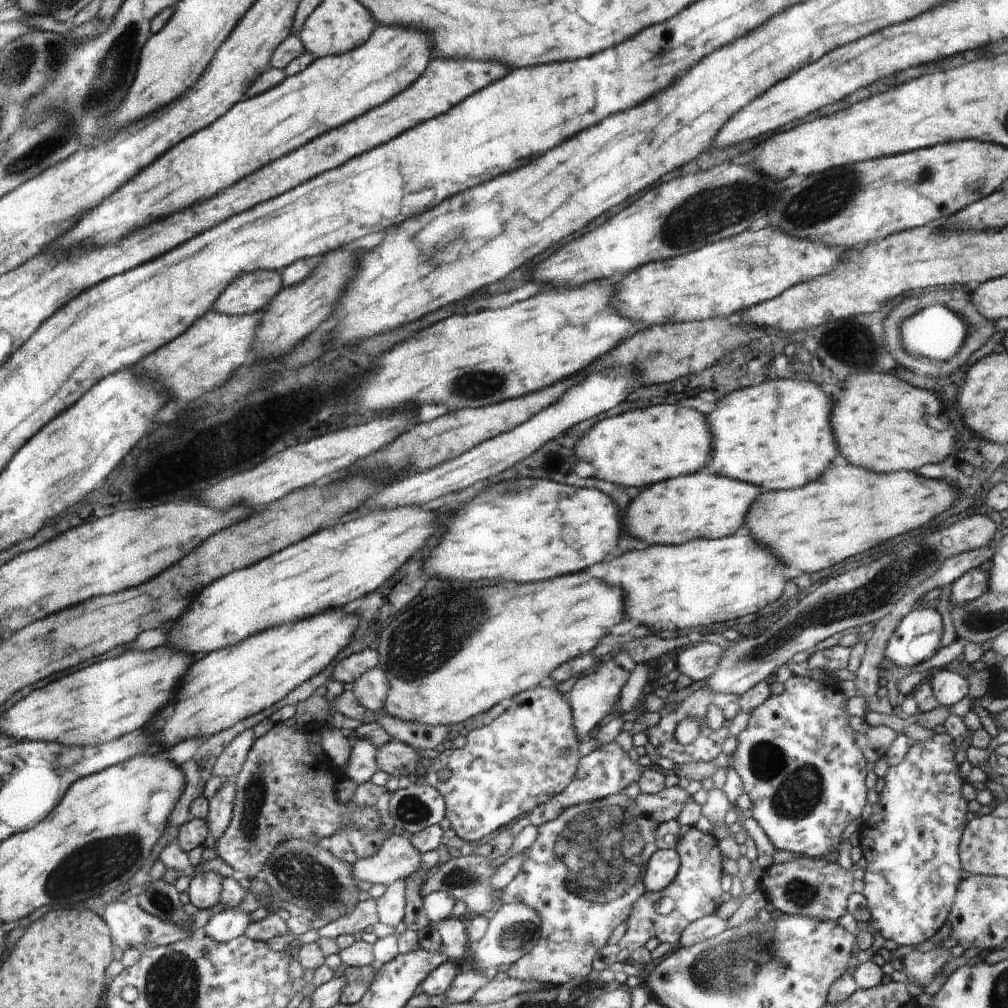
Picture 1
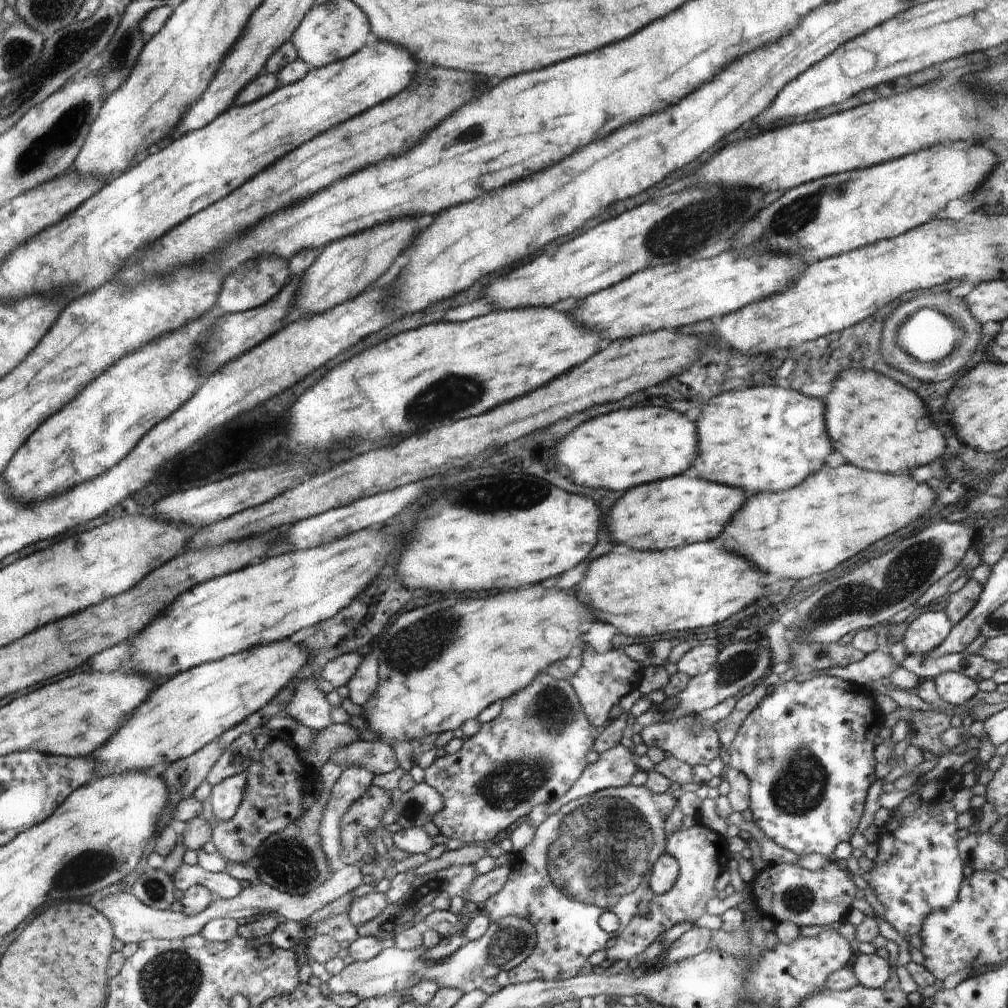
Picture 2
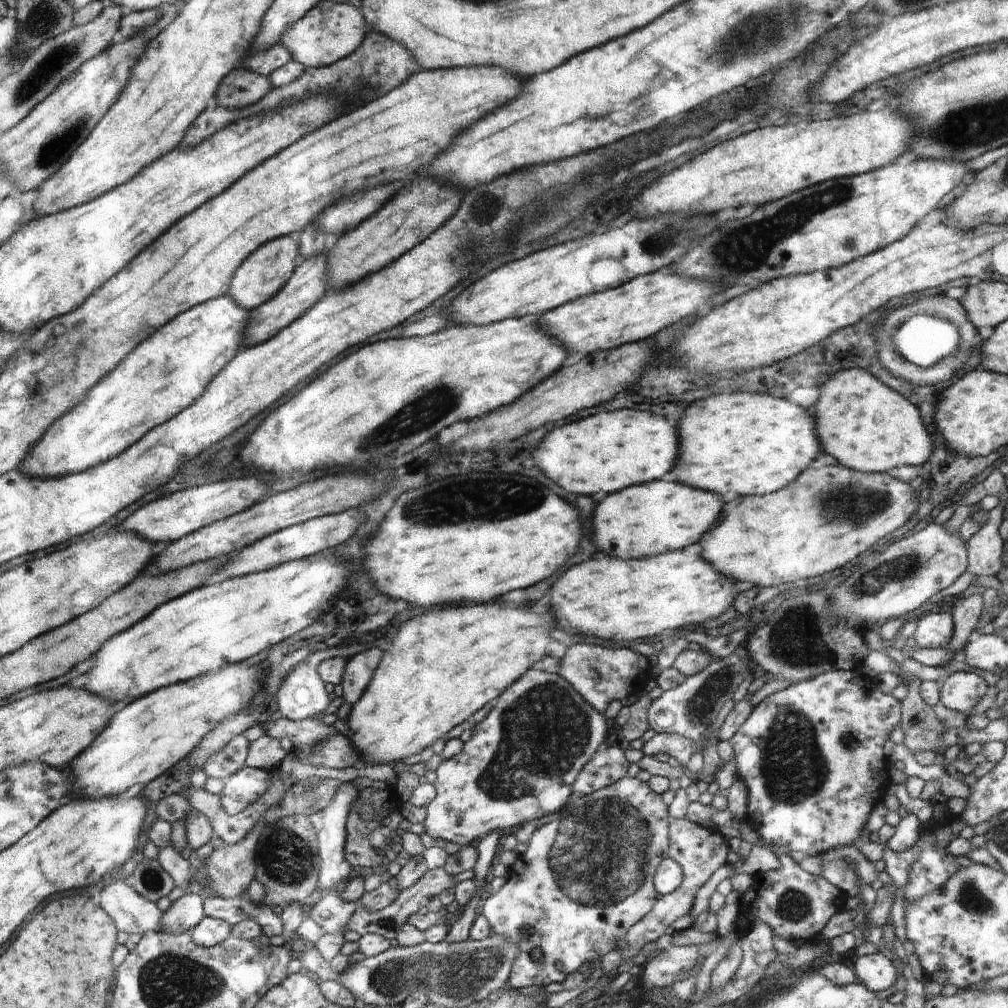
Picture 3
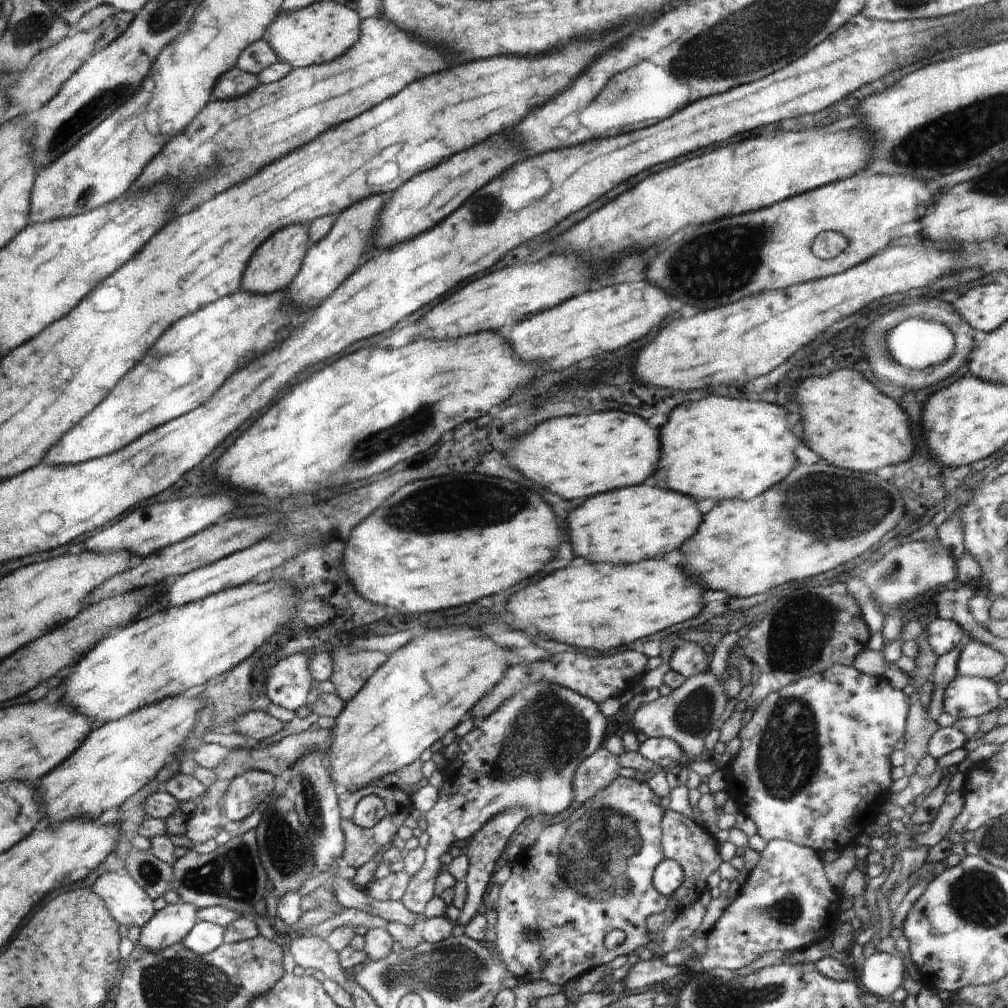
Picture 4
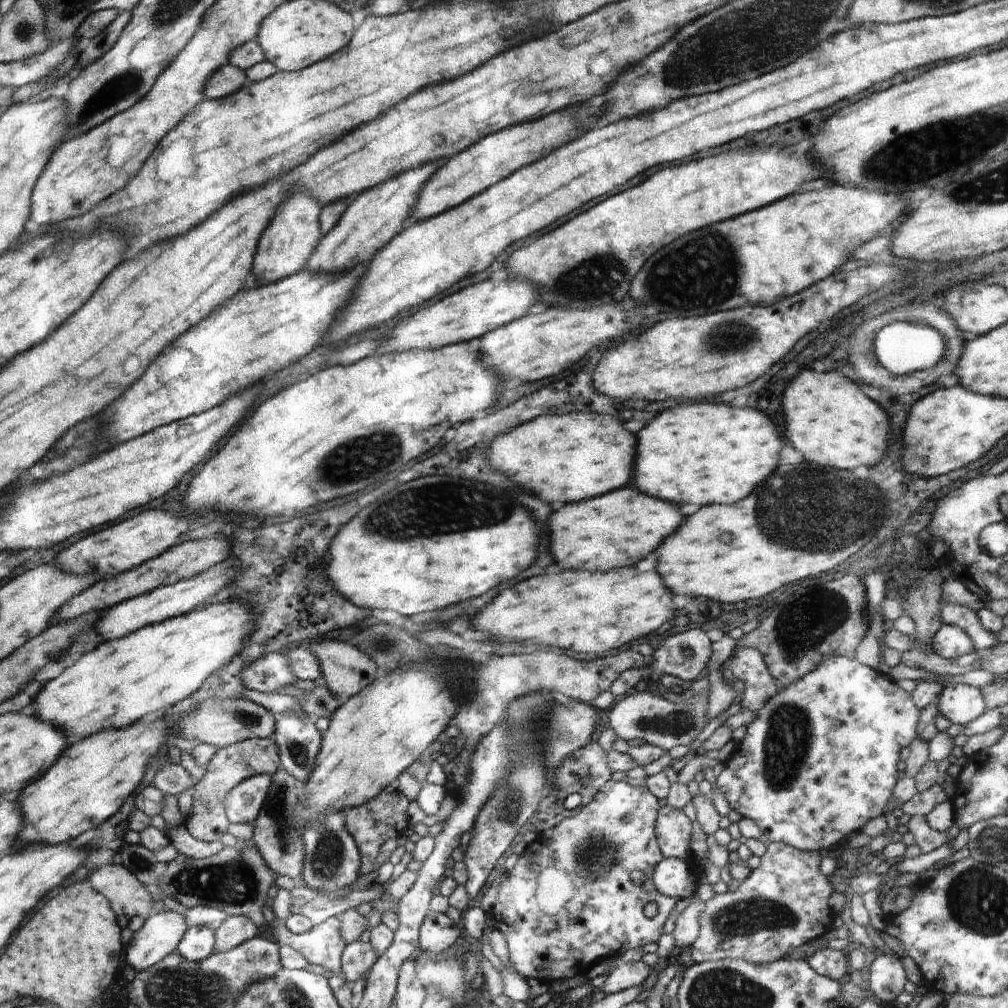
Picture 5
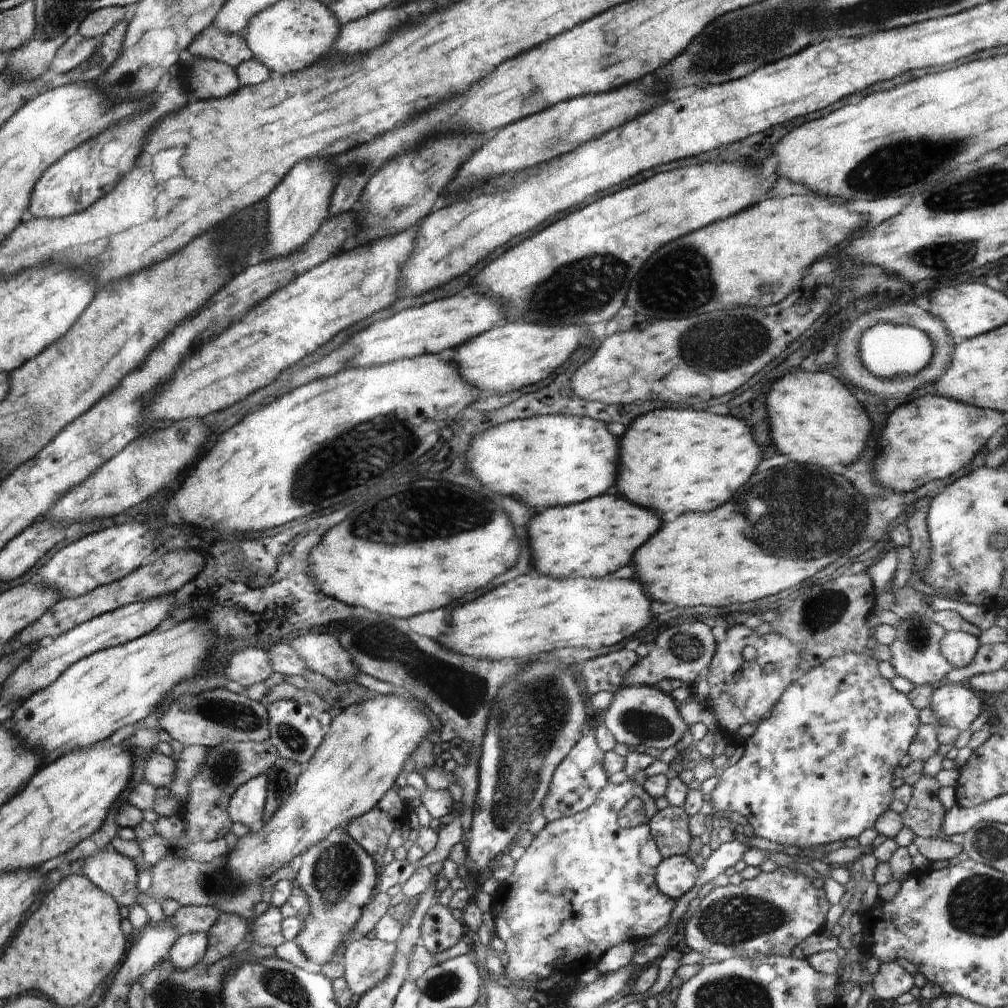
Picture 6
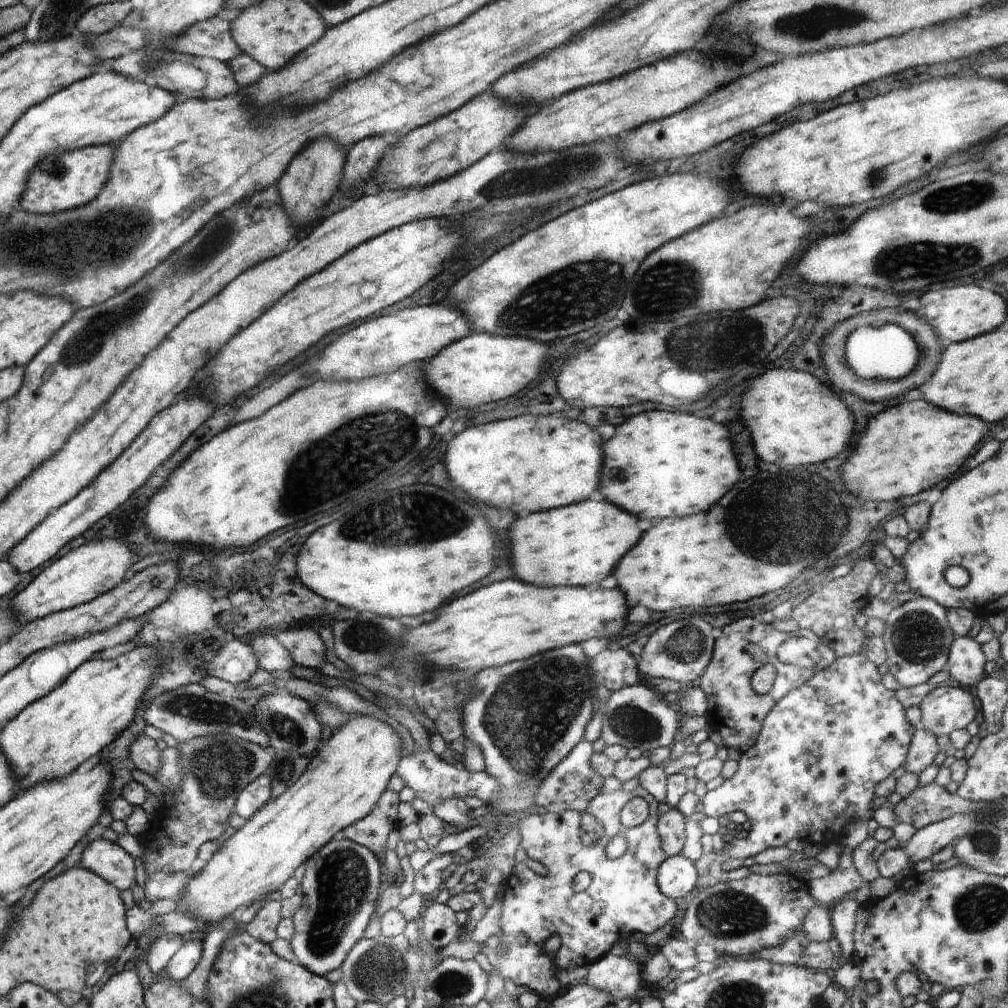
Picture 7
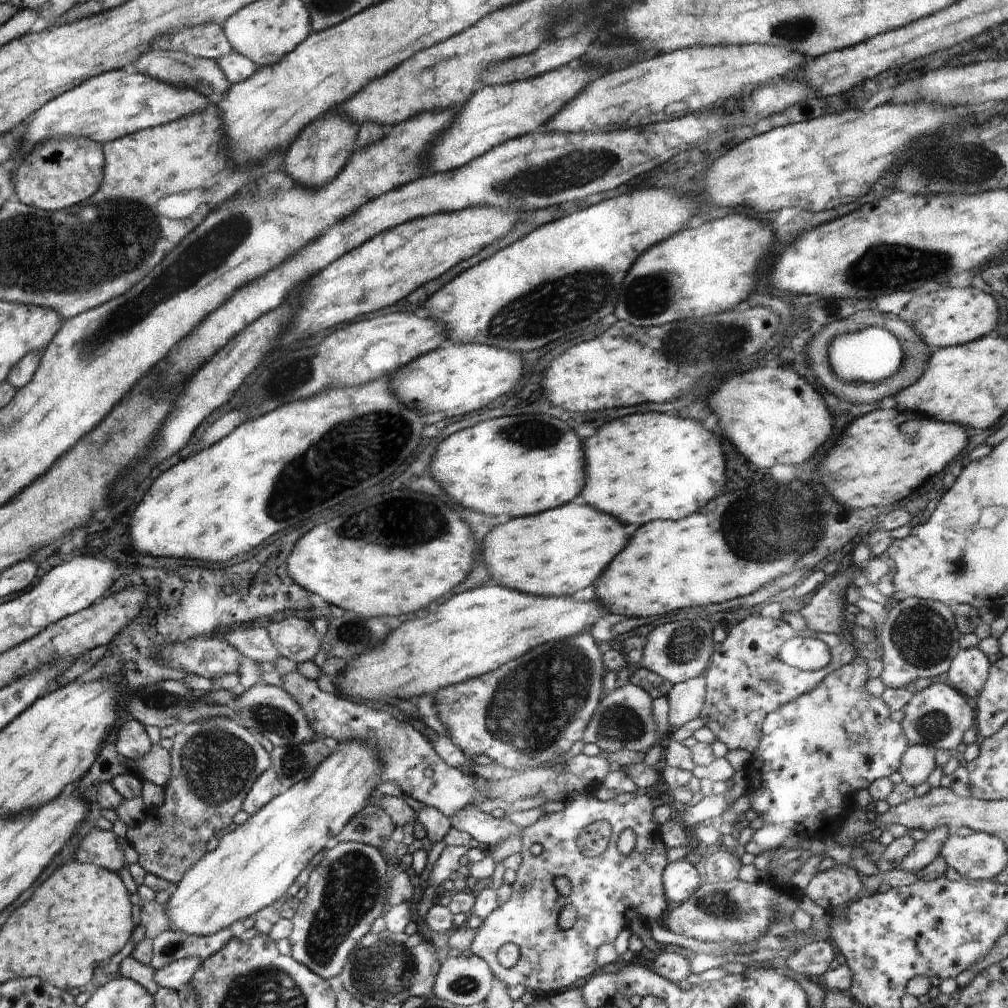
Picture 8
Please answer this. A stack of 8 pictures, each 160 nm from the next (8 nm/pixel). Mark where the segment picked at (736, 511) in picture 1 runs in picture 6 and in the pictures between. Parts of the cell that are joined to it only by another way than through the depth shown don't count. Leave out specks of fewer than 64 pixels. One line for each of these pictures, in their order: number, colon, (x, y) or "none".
2: (678, 511)
3: (641, 521)
4: (624, 526)
5: (616, 530)
6: (595, 538)

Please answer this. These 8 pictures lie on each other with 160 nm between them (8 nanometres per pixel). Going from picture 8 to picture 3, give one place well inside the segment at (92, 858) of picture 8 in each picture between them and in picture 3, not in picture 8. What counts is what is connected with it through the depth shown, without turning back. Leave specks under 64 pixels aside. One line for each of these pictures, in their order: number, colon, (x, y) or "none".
3: (134, 914)
4: (132, 906)
5: (130, 898)
6: (115, 873)
7: (106, 858)

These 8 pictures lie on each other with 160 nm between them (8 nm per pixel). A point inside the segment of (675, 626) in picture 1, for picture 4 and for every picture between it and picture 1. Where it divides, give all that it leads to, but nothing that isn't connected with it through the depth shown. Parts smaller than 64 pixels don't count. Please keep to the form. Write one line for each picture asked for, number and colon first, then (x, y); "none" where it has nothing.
2: (697, 585)
3: (612, 599)
4: (622, 604)

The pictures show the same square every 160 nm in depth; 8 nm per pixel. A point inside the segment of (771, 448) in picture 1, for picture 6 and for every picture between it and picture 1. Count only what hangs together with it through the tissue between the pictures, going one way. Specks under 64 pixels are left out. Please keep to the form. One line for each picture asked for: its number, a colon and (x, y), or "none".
2: (769, 438)
3: (750, 443)
4: (719, 448)
5: (703, 453)
6: (686, 460)

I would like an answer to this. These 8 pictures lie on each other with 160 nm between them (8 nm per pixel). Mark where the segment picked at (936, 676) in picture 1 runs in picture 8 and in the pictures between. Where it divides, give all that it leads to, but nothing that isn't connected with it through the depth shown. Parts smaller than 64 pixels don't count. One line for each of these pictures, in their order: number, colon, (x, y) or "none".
2: (954, 688)
3: (962, 690)
4: (966, 696)
5: (961, 703)
6: (957, 706)
7: (944, 709)
8: (937, 716)

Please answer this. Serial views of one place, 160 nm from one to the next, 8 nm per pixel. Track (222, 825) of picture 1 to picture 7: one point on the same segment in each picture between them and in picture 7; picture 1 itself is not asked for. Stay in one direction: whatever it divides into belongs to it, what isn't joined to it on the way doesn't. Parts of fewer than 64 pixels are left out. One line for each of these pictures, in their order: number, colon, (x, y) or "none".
2: (225, 797)
3: (241, 789)
4: (246, 793)
5: (243, 803)
6: (247, 805)
7: (256, 794)

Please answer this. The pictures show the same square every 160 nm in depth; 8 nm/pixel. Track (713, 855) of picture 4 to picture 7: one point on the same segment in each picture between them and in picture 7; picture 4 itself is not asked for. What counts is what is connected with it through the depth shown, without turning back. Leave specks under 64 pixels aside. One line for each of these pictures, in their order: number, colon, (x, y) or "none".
5: (673, 830)
6: (669, 827)
7: (671, 825)

